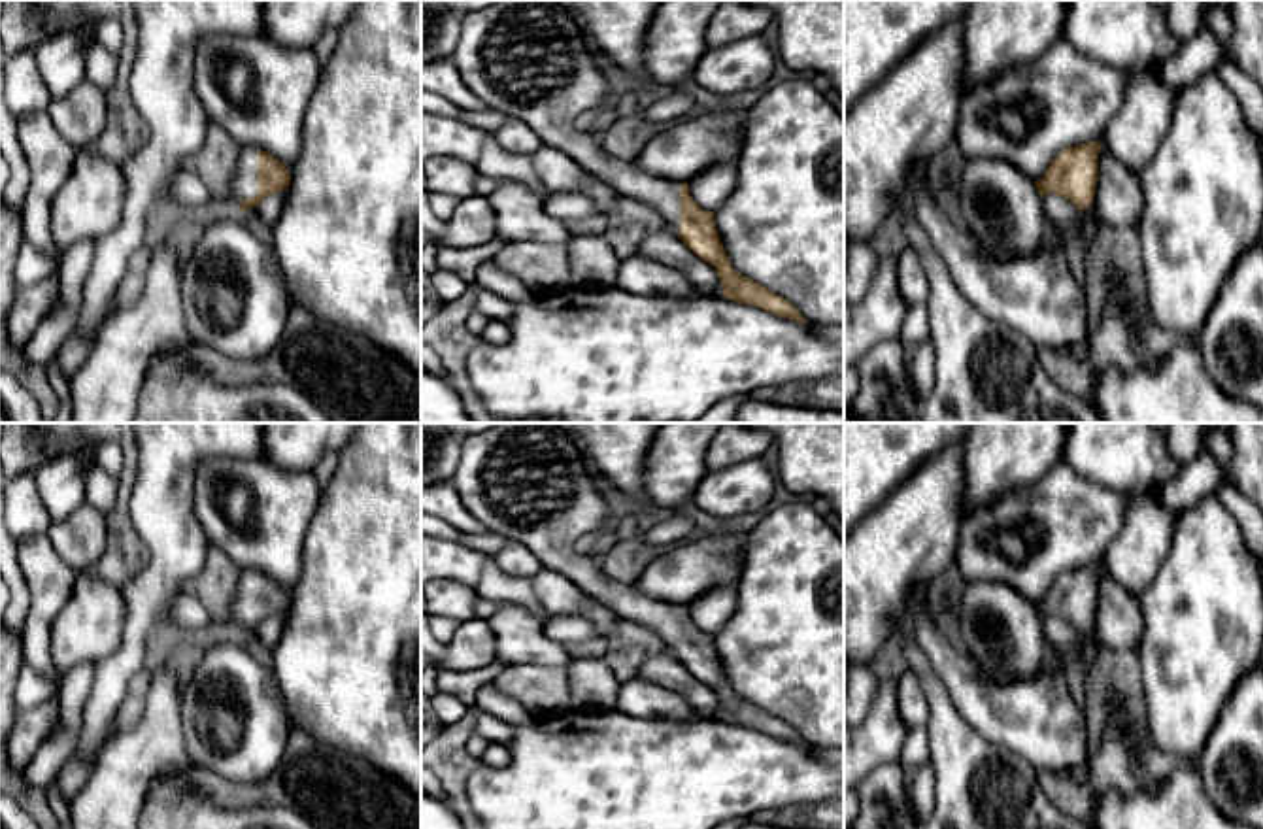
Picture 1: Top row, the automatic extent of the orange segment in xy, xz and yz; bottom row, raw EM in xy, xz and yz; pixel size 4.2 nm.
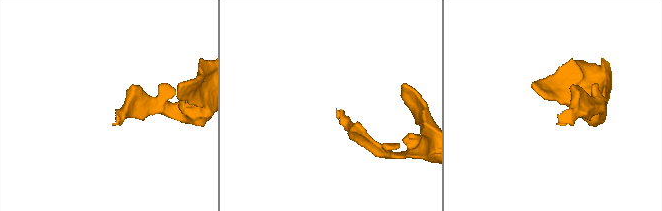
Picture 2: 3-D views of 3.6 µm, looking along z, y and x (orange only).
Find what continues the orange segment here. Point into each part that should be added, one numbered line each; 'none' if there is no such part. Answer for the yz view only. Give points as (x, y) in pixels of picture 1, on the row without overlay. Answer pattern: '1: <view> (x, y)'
none

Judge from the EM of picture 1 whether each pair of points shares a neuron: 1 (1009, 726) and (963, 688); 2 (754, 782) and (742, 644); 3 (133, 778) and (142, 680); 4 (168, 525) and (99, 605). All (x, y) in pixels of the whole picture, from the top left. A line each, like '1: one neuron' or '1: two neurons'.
1: one neuron
2: two neurons
3: two neurons
4: two neurons

